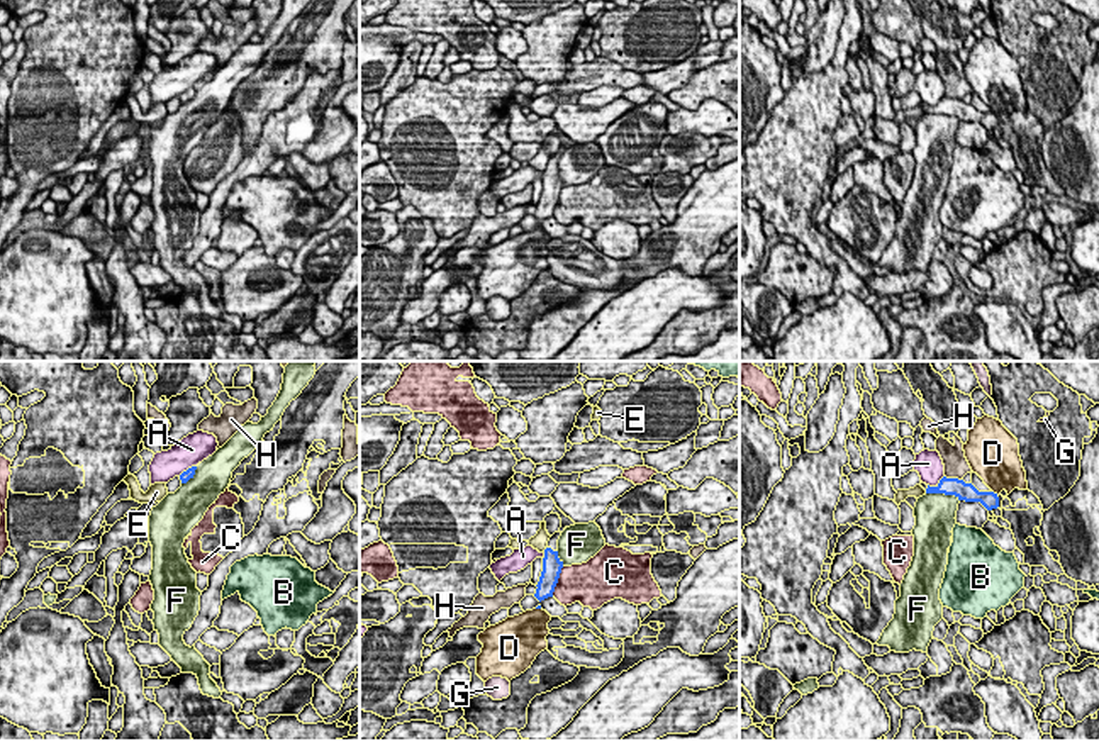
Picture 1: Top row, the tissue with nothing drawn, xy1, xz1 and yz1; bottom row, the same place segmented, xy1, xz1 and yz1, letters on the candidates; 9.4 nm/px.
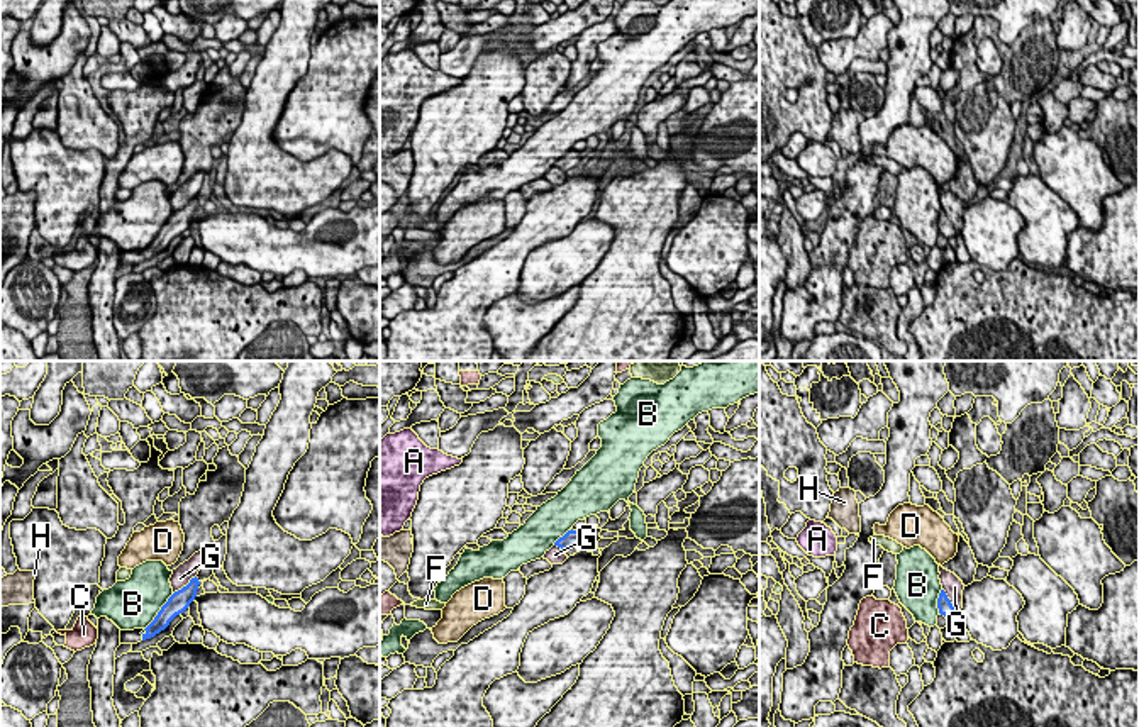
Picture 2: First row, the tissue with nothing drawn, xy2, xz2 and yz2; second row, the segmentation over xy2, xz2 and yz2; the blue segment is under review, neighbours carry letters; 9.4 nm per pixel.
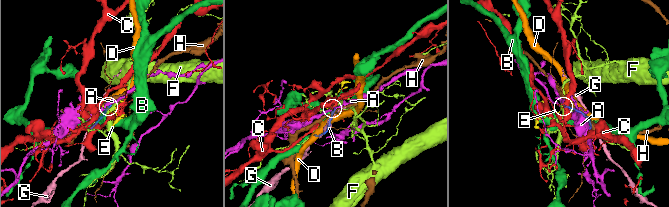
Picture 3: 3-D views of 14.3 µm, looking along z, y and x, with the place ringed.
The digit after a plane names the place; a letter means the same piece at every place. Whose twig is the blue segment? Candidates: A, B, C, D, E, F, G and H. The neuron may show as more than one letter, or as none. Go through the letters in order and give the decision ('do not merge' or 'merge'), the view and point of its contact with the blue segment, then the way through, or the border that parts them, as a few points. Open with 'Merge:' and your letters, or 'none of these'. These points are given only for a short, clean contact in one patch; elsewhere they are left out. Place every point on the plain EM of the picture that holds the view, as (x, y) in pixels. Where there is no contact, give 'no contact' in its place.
Merge: none of these
A: do not merge | yz1 (938, 104) | along yz1 (943, 95), (935, 105), (928, 105)
B: do not merge | xy2 (158, 233)
C: do not merge | xz1 (557, 202) | along xz1 (563, 187), (552, 216)
D: do not merge | yz1 (996, 114)
E: do not merge | xz1 (545, 170) | along xz1 (546, 168), (543, 172)
F: do not merge | yz1 (943, 112)
G: do not merge | xy2 (183, 207)
H: do not merge | yz1 (953, 99) | along yz1 (945, 95), (960, 100)

